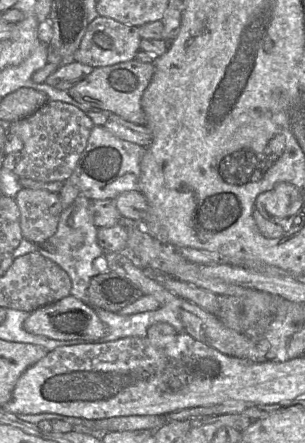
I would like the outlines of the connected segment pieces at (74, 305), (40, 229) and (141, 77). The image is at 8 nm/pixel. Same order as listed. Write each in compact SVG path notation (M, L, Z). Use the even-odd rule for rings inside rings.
M71 295L31 312L24 321L23 328L31 334L54 340L80 340L82 343L98 343L106 334L106 327L96 310Z
M22 188L14 200L20 211L20 228L24 239L41 244L55 234L63 212L58 193Z
M135 58L111 66L94 68L85 79L67 92L71 98L88 108L109 111L128 122L145 125L146 116L141 106L141 98L154 73L154 64L144 63Z

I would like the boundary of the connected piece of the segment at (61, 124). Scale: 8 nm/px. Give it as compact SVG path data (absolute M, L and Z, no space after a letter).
M48 101L33 114L10 124L8 133L18 136L23 142L22 157L14 172L19 178L30 178L40 182L65 182L72 175L83 153L94 124L81 109L60 101Z

